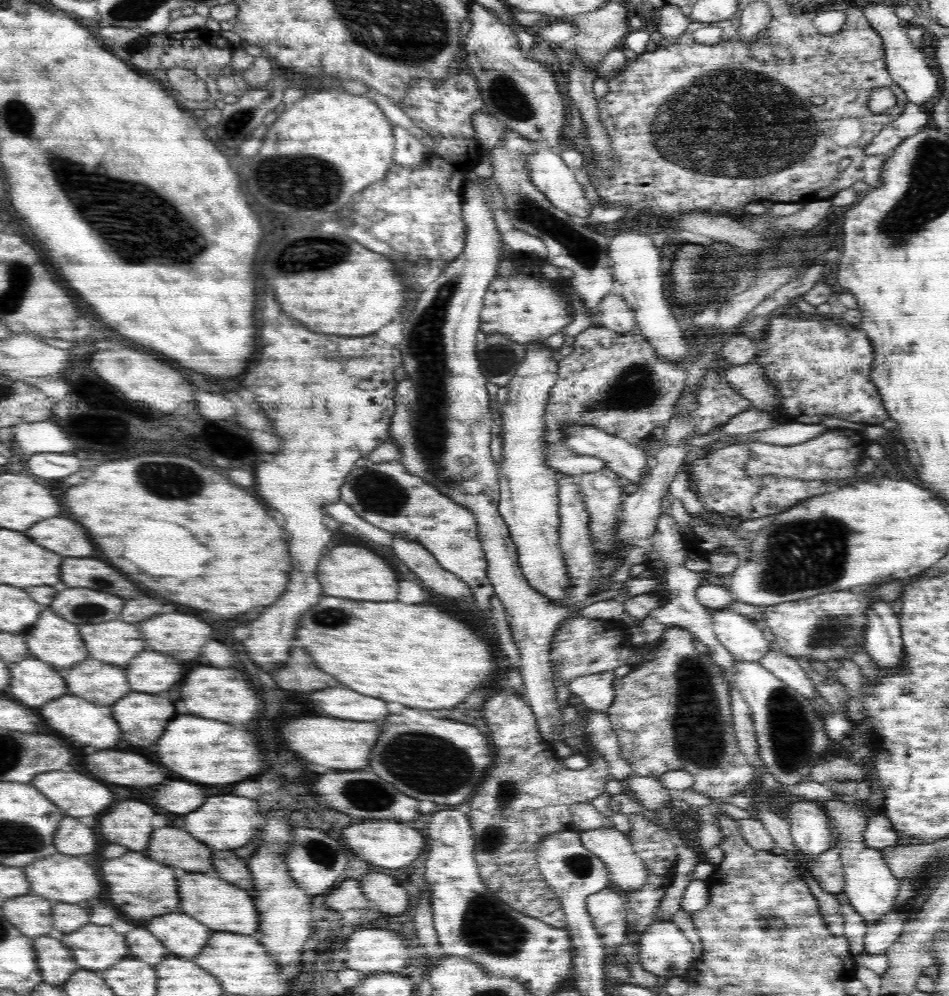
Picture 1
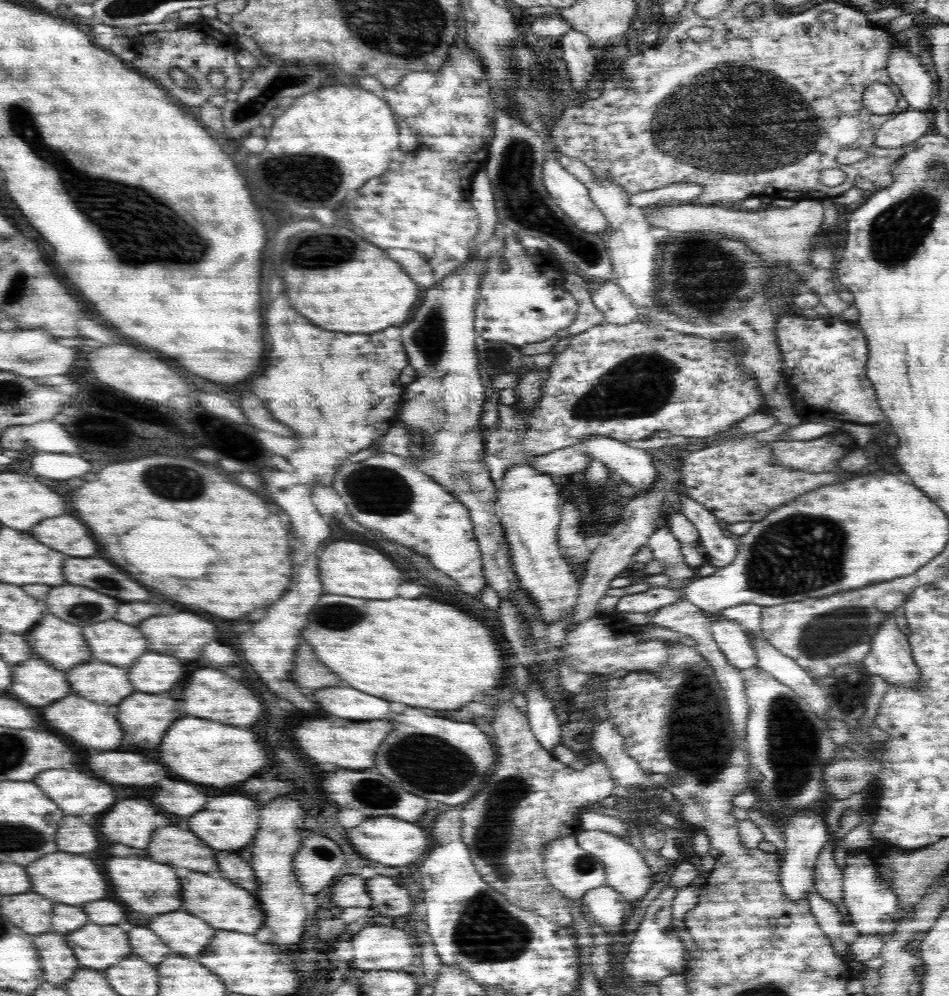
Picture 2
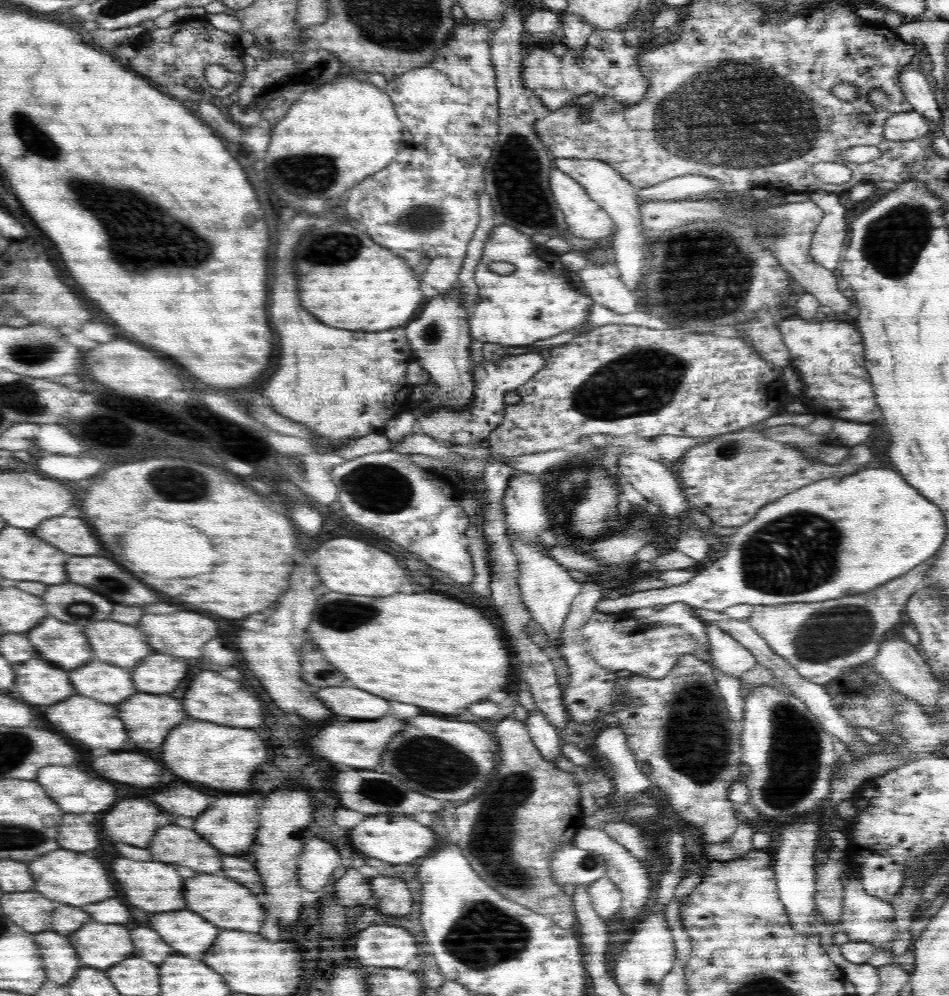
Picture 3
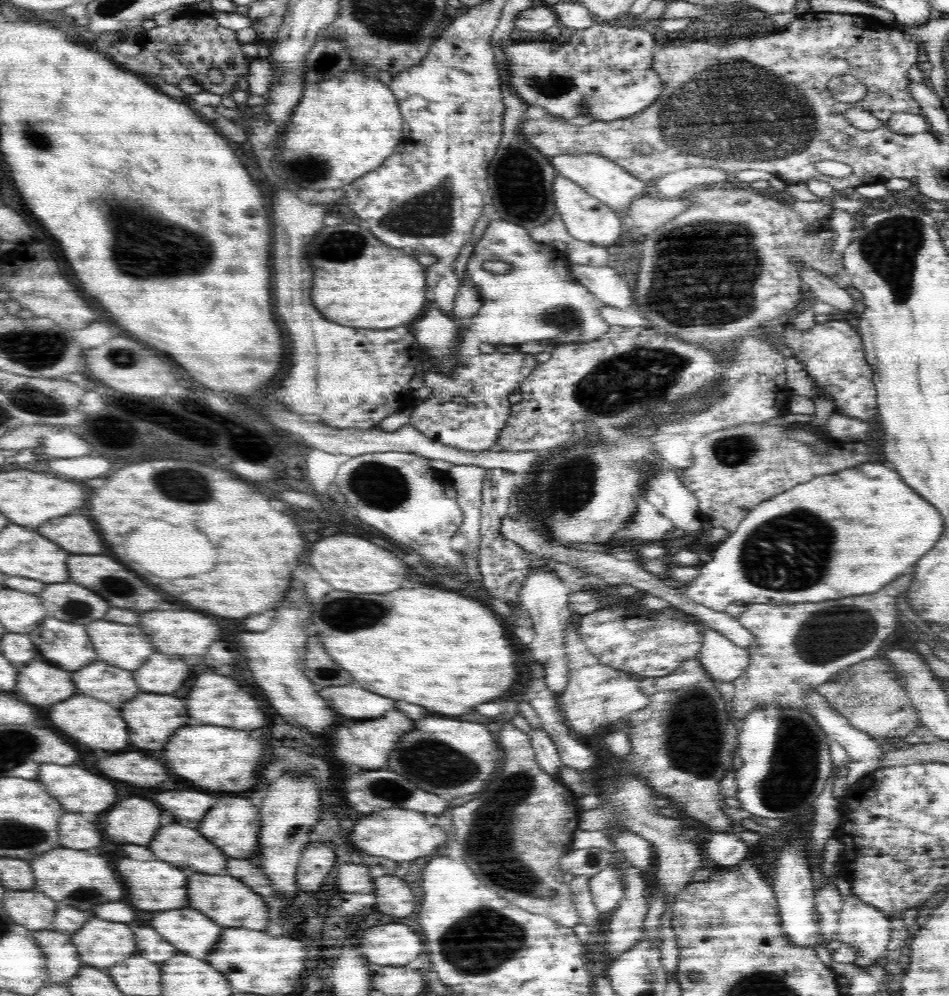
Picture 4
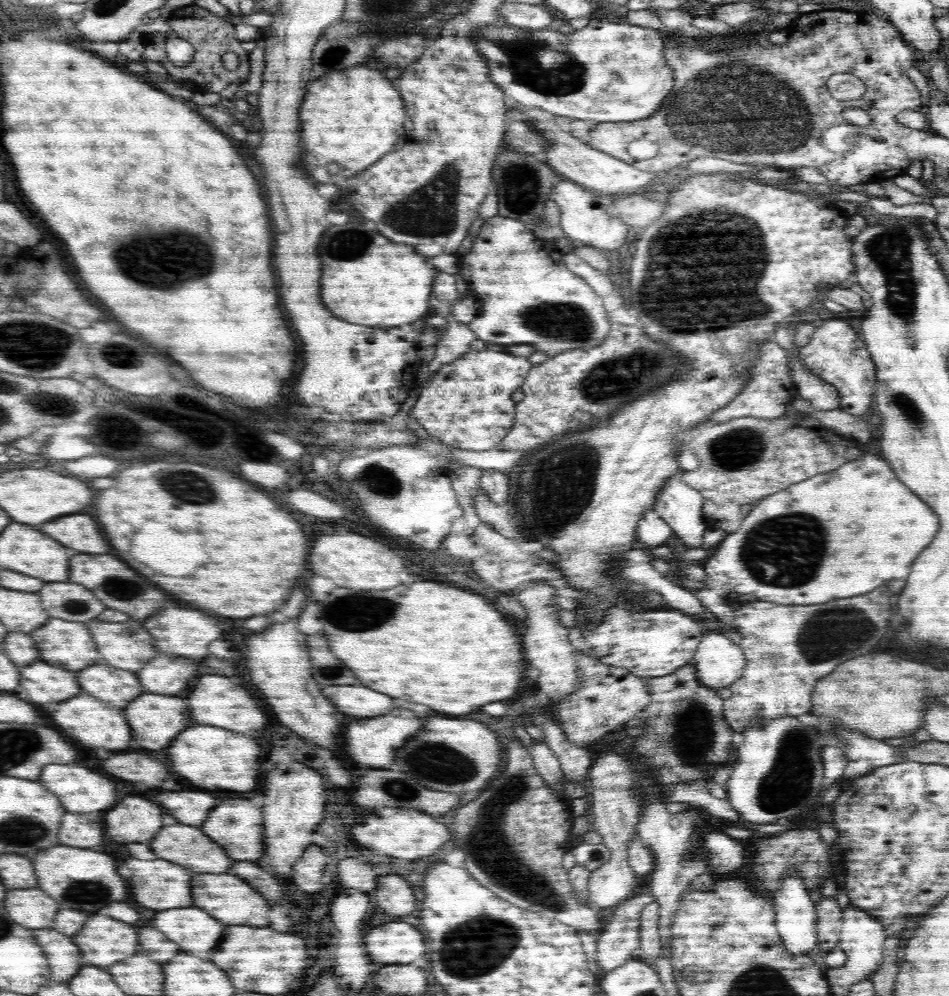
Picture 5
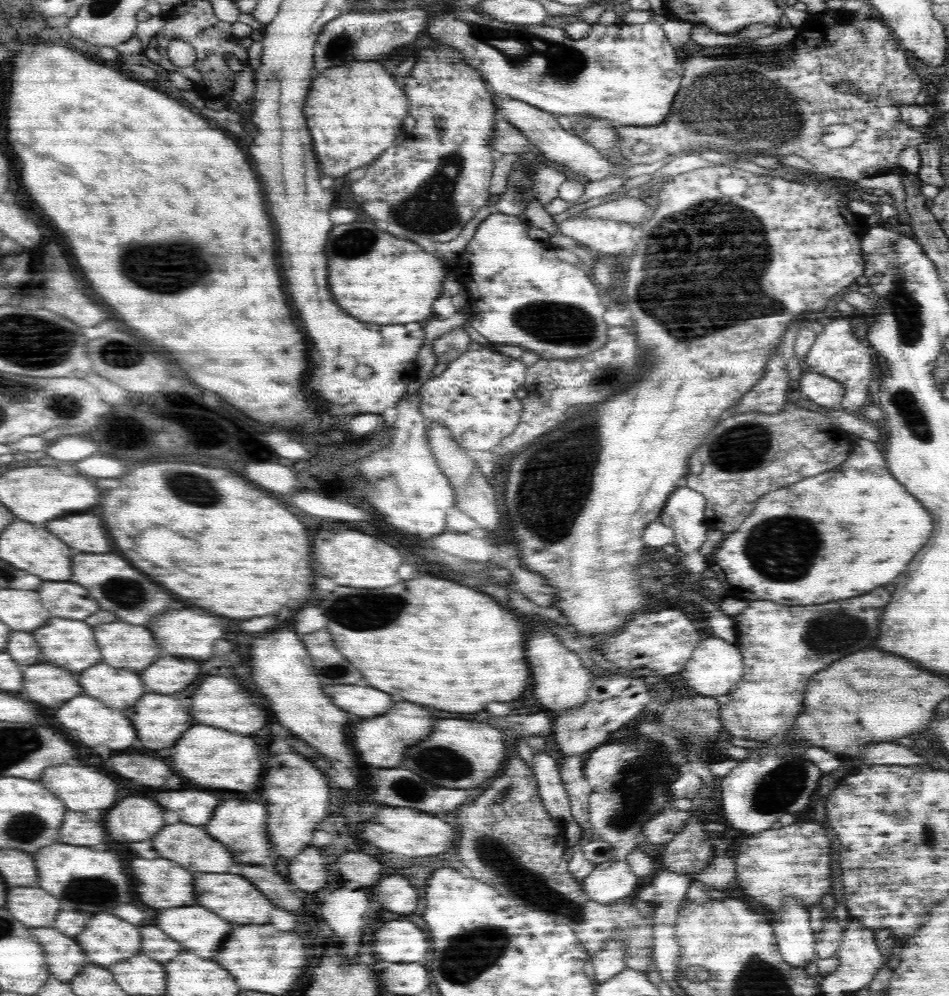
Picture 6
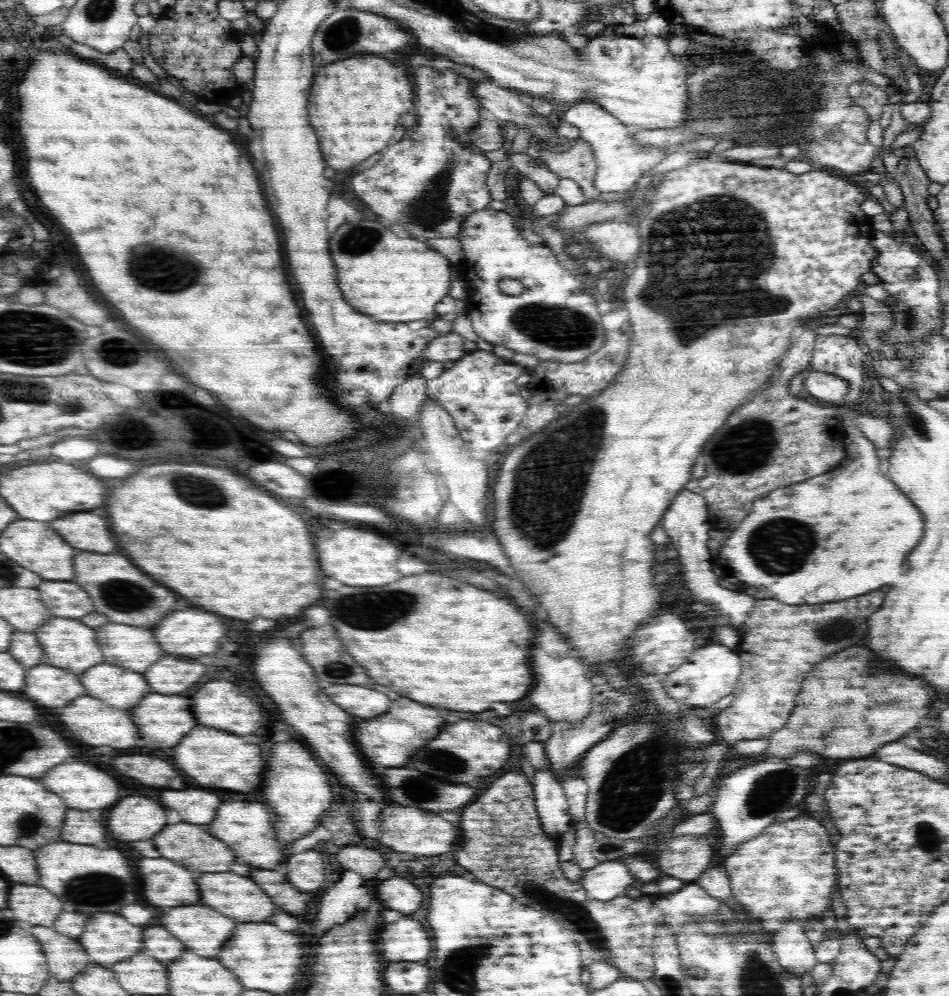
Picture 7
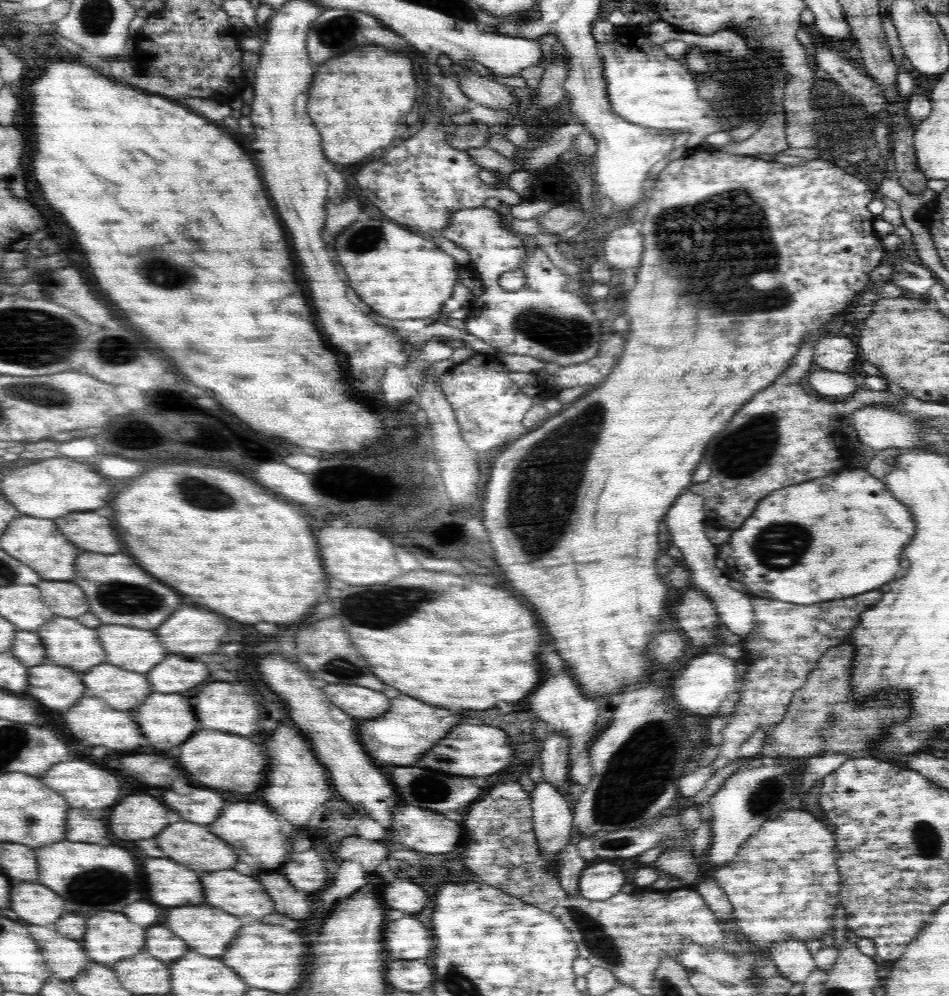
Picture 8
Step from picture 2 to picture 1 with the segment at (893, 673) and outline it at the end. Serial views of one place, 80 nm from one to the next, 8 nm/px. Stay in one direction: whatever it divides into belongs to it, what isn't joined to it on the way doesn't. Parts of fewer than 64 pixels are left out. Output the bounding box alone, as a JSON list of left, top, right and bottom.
[865,599,904,672]

